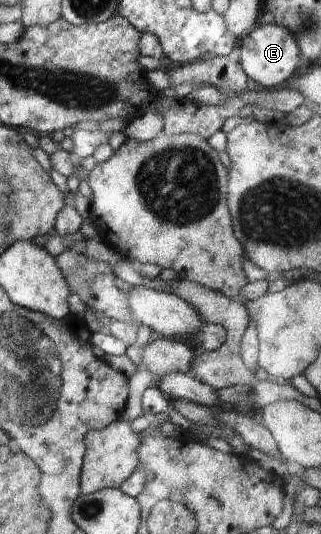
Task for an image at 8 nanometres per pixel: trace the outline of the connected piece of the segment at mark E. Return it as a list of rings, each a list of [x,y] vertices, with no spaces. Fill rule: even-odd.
[[[275,23],[257,26],[237,45],[238,63],[249,80],[261,86],[277,89],[291,82],[290,76],[299,66],[300,50],[290,30]]]

